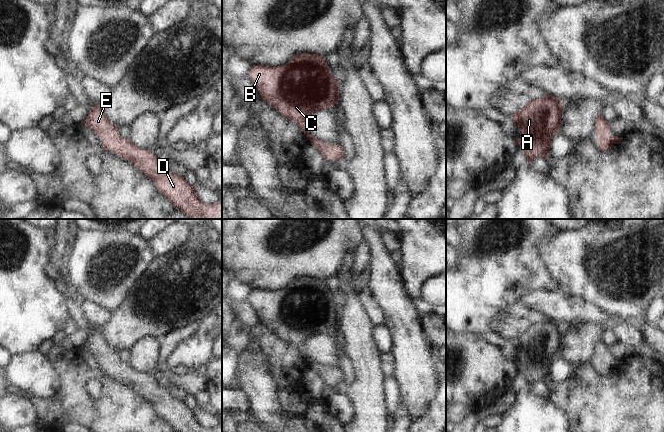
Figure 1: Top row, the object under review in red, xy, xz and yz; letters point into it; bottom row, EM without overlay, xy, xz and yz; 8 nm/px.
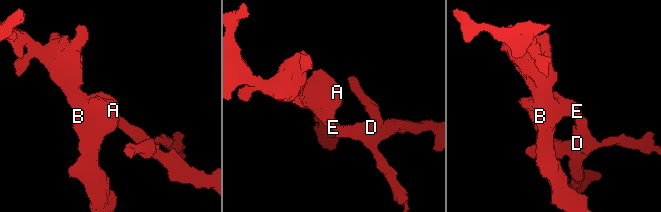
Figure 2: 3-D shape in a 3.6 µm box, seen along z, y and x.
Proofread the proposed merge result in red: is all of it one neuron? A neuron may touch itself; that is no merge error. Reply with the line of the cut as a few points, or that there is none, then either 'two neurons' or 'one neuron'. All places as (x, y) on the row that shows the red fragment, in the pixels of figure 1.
no cut; one neuron

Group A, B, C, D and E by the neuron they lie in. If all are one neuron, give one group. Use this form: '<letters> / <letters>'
A B C D E

